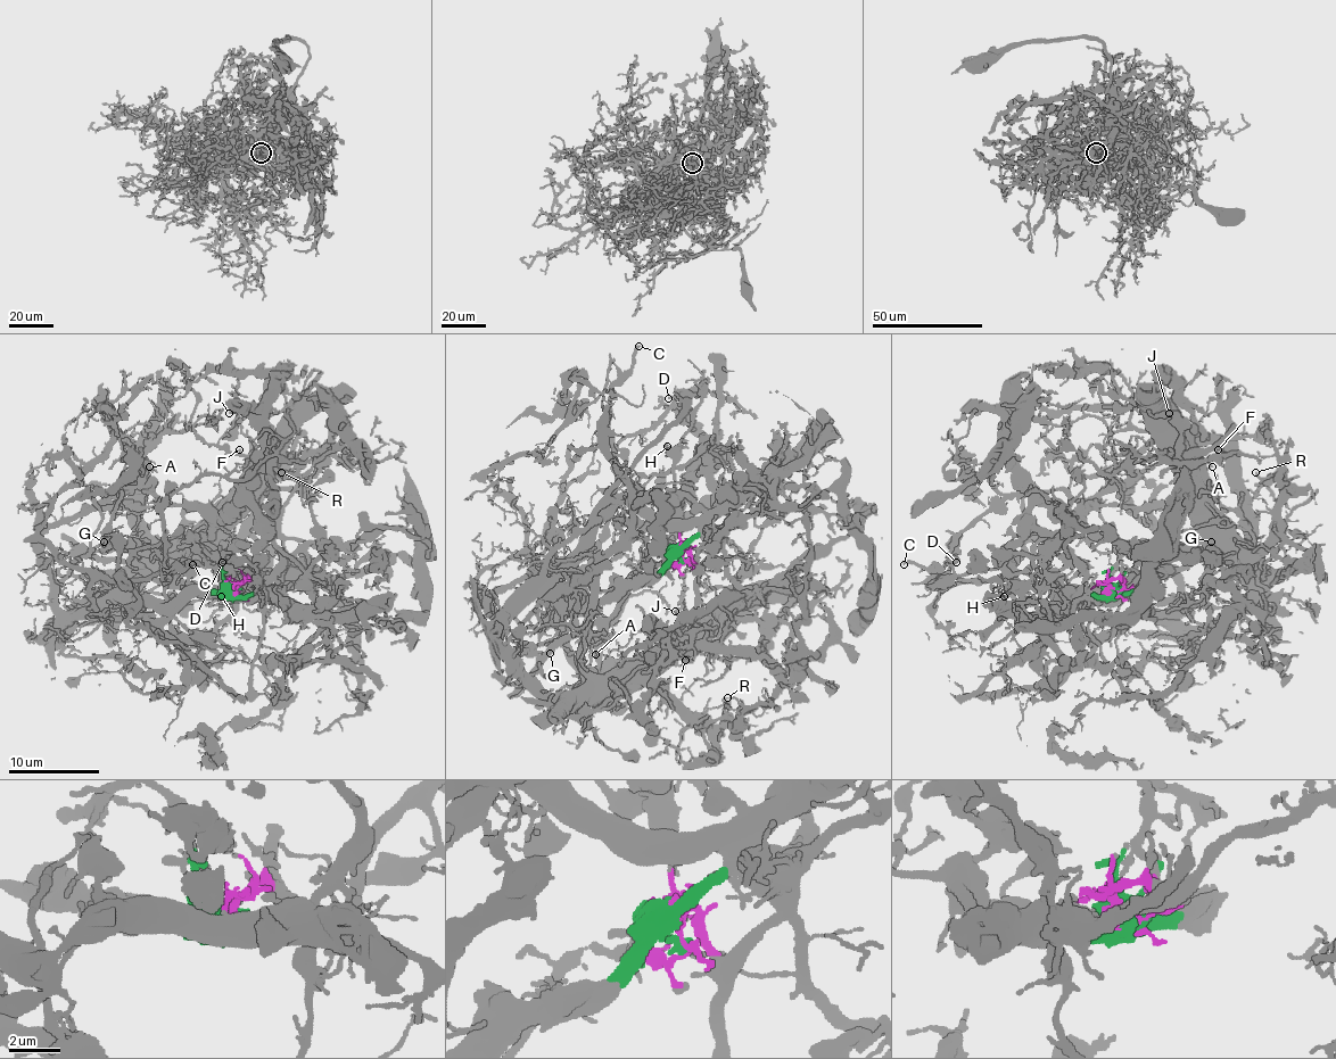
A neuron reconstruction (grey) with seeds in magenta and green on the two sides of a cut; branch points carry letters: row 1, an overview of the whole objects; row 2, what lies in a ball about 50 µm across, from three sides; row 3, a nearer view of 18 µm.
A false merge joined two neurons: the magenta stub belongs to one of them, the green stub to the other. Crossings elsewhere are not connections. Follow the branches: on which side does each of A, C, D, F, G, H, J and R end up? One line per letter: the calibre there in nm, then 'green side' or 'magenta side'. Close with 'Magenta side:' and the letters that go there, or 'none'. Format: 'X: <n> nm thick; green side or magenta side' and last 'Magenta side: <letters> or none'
A: 160 nm thick; green side
C: 240 nm thick; green side
D: 180 nm thick; green side
F: 140 nm thick; magenta side
G: 170 nm thick; green side
H: 110 nm thick; green side
J: 180 nm thick; magenta side
R: 130 nm thick; magenta side
Magenta side: F, J, R

